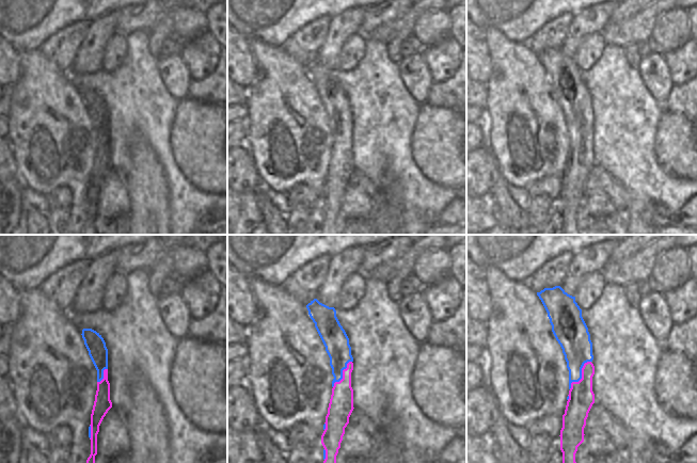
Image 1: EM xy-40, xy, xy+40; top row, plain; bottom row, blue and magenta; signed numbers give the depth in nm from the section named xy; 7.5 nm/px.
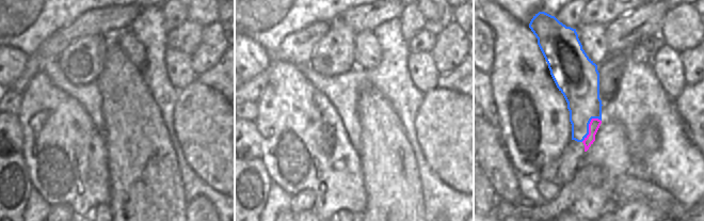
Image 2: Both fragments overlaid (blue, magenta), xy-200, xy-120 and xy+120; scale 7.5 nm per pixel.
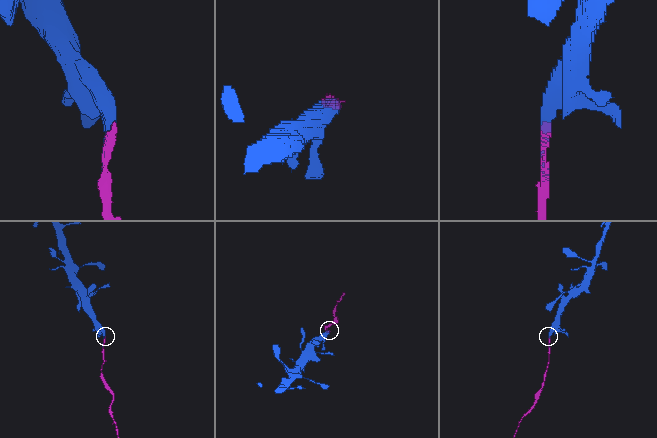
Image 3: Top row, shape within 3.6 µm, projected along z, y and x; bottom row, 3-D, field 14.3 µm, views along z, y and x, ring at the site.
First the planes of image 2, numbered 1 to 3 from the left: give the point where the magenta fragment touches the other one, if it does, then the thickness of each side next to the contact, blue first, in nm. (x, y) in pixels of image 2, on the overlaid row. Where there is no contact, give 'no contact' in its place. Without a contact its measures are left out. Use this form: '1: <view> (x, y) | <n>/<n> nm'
1: no contact
2: no contact
3: xy+120 (588, 126) | 260/80 nm

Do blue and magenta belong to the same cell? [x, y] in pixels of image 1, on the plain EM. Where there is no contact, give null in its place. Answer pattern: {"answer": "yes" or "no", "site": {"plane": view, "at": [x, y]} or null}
{"answer": "no", "site": {"plane": "xy+40", "at": [581, 137]}}

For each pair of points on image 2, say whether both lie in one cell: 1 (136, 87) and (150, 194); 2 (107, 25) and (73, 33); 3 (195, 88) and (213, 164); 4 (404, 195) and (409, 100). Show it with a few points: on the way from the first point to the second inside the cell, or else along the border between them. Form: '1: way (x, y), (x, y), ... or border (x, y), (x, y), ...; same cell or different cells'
1: way (136, 113), (136, 137), (142, 168); same cell
2: way (98, 25), (85, 25), (81, 28); same cell
3: way (198, 107), (205, 125), (213, 139), (213, 145); same cell
4: border (397, 114), (416, 161); different cells

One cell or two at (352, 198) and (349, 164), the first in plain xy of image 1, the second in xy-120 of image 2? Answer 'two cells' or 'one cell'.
one cell

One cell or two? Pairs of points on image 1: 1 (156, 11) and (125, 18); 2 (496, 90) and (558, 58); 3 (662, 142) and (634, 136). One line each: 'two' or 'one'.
1: one
2: one
3: two

